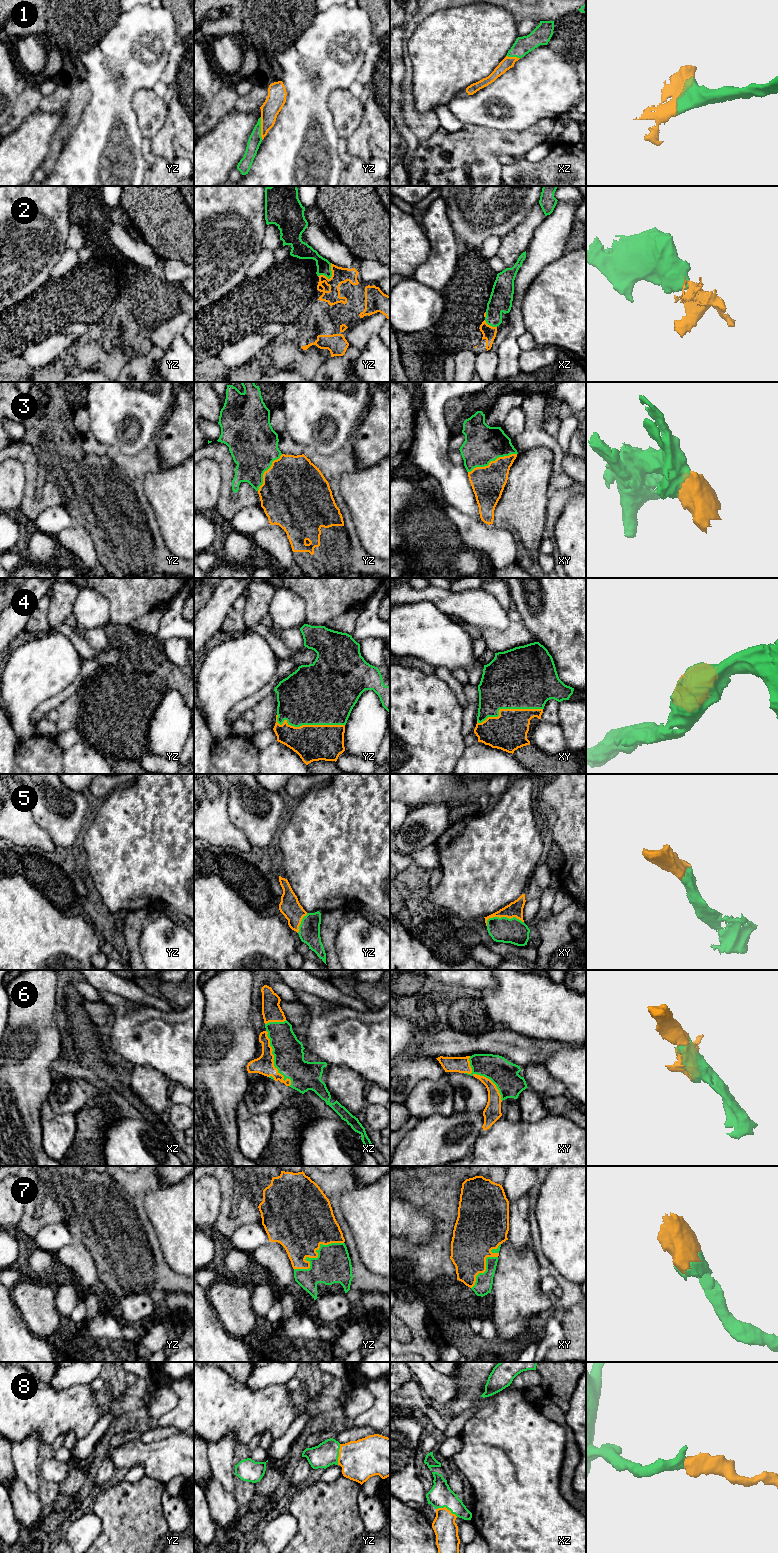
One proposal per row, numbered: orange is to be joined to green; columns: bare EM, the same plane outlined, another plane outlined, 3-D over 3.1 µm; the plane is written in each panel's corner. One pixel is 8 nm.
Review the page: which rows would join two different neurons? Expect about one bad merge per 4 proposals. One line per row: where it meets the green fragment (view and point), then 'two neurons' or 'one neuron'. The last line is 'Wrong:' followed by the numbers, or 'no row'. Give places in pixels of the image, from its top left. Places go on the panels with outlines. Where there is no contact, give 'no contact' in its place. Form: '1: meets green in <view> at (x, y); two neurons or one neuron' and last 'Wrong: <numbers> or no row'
1: meets green in yz at (260, 128); one neuron
2: meets green in yz at (331, 275); one neuron
3: meets green in xy at (492, 460); one neuron
4: meets green in yz at (309, 724); one neuron
5: meets green in xy at (502, 917); one neuron
6: meets green in xz at (273, 1060); one neuron
7: meets green in yz at (317, 1257); one neuron
8: meets green in xz at (447, 1508); one neuron
Wrong: no row

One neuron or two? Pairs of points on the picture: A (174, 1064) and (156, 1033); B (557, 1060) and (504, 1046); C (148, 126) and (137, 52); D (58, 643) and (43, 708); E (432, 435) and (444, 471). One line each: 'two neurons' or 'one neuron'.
A: one neuron
B: two neurons
C: two neurons
D: two neurons
E: one neuron

